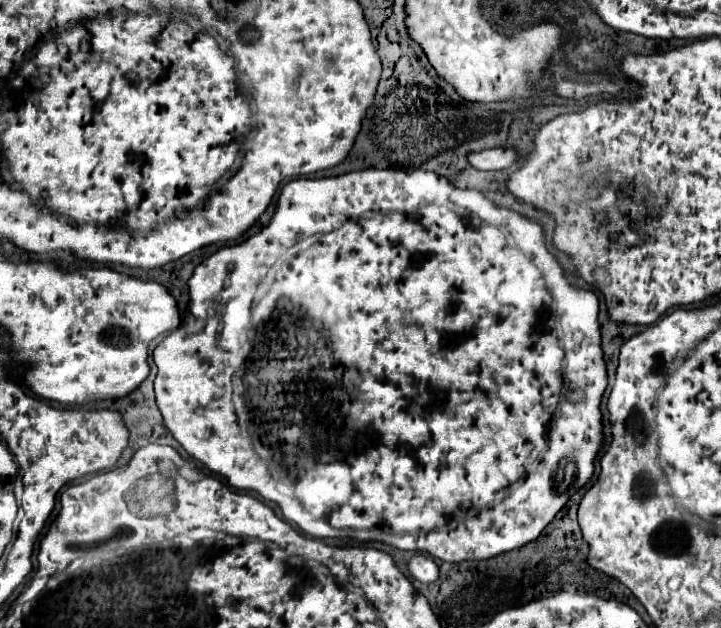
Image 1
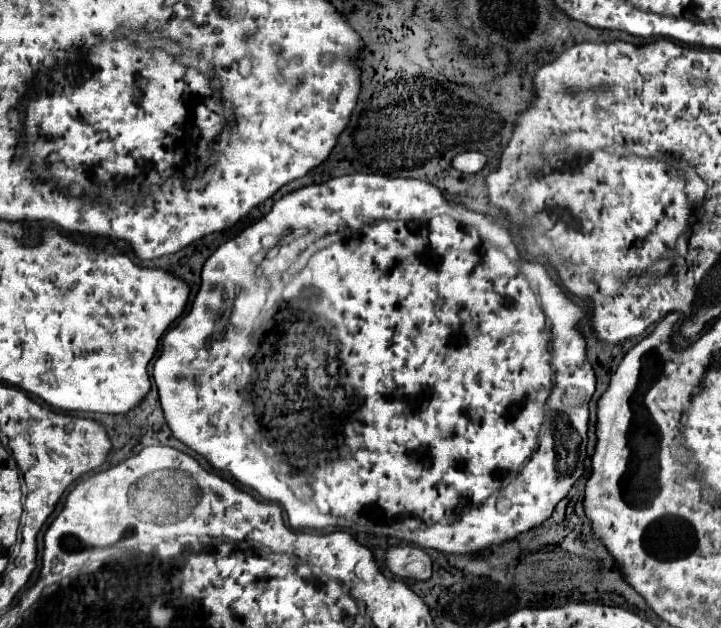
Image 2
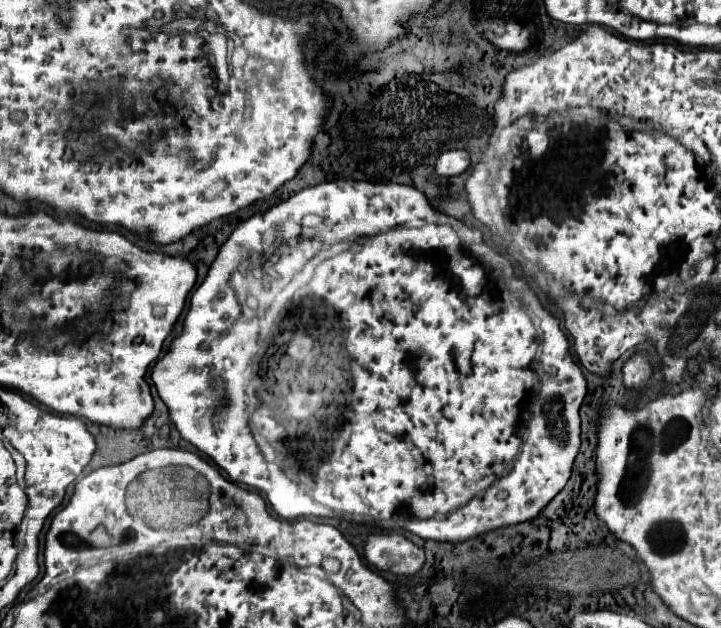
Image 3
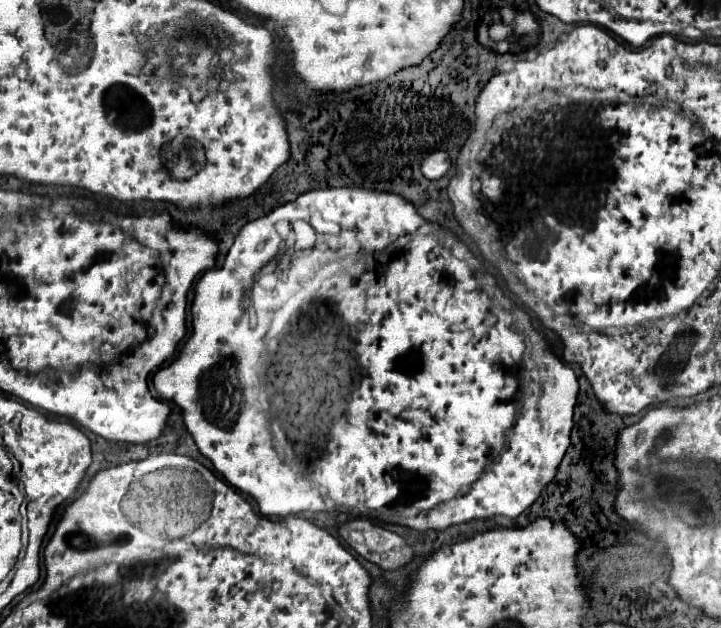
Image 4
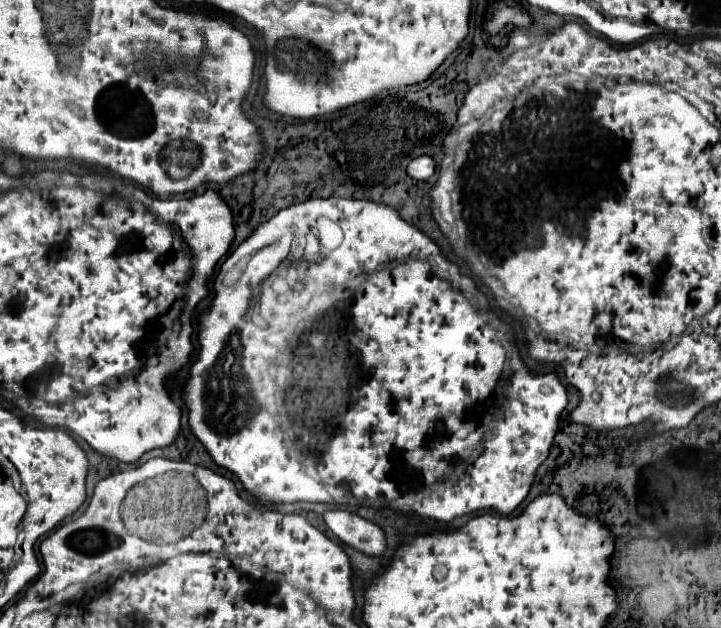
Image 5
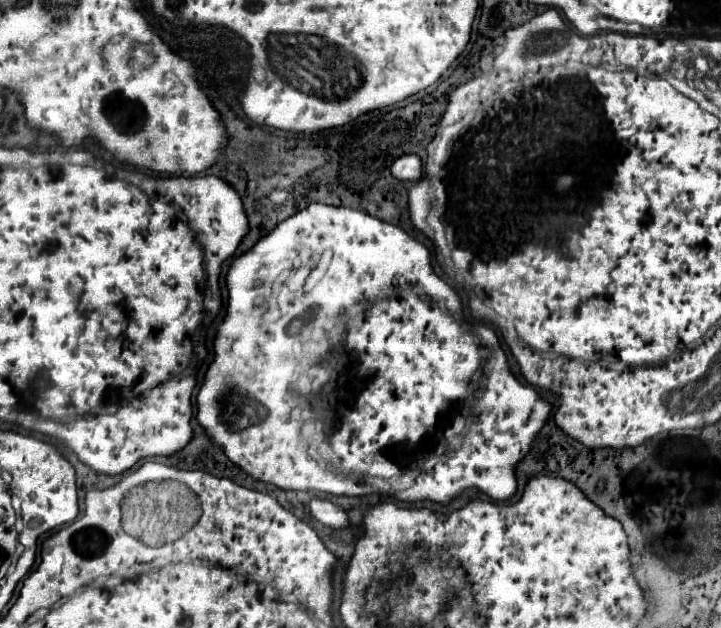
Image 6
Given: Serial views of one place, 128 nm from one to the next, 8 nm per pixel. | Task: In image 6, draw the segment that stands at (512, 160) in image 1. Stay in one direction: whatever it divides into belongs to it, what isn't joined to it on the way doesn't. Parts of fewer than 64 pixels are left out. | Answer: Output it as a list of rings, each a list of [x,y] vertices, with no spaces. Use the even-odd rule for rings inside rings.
[[[404,154],[400,158],[396,158],[392,162],[392,168],[390,168],[392,176],[396,176],[398,180],[420,180],[422,176],[422,162],[416,154]]]

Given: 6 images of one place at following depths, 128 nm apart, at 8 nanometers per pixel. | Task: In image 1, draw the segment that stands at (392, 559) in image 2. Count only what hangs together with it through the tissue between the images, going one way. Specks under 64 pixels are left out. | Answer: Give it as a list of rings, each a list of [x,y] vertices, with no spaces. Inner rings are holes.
[[[416,554],[408,560],[408,572],[420,580],[420,582],[434,582],[438,578],[438,566],[436,566],[436,572],[434,572],[434,560],[430,556],[424,556],[424,554]]]

